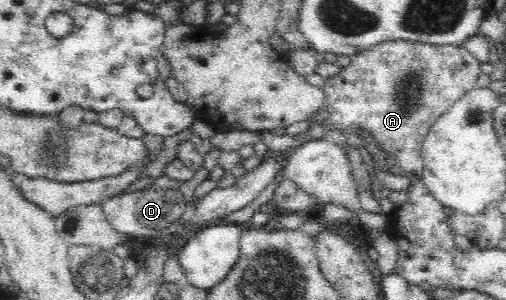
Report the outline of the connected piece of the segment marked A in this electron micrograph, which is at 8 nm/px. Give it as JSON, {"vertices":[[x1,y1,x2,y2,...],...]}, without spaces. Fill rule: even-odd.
{"vertices":[[406,40,373,45,370,49,354,54,349,65,341,68,336,75,325,78,320,87,325,92,325,107,305,120,308,123,305,132,314,125,322,127,324,138,334,130,344,135,351,132,358,136,366,132,387,154,387,159,394,158,405,175,416,177,423,169,421,149,425,136,439,117,451,109,451,105,477,87,477,79,482,73,481,64,464,46,430,45]]}

